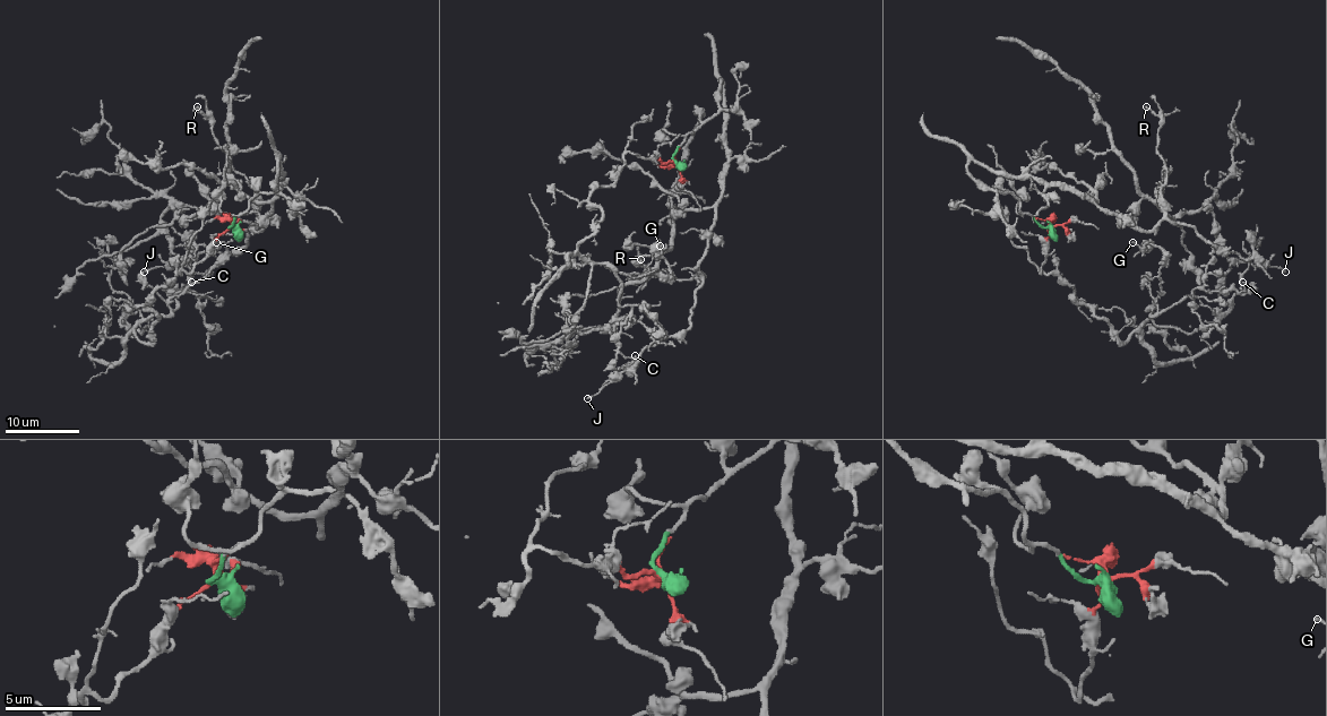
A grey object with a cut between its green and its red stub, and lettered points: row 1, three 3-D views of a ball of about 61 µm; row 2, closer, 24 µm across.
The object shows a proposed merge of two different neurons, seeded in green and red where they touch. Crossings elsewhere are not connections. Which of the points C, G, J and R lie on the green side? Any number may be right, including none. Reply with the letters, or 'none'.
J, R

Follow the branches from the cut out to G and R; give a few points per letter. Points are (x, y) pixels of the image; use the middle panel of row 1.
G: (677, 163), (628, 152), (613, 182), (588, 199), (602, 220), (578, 251), (619, 273), (668, 277), (660, 246)
R: (677, 163), (674, 151), (717, 111), (720, 79), (726, 169), (700, 277), (654, 273), (642, 258)

